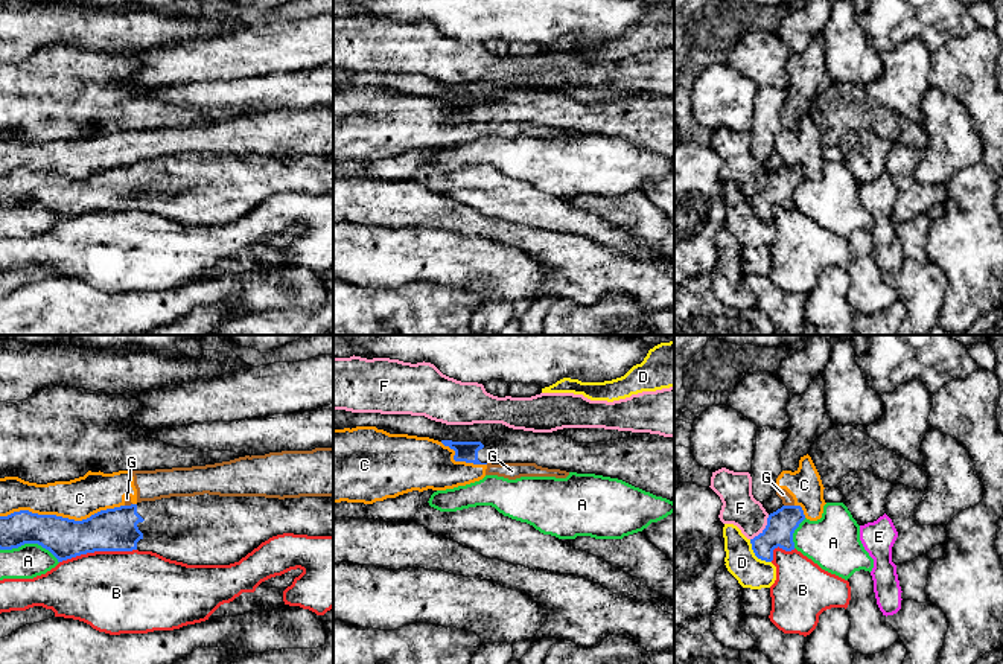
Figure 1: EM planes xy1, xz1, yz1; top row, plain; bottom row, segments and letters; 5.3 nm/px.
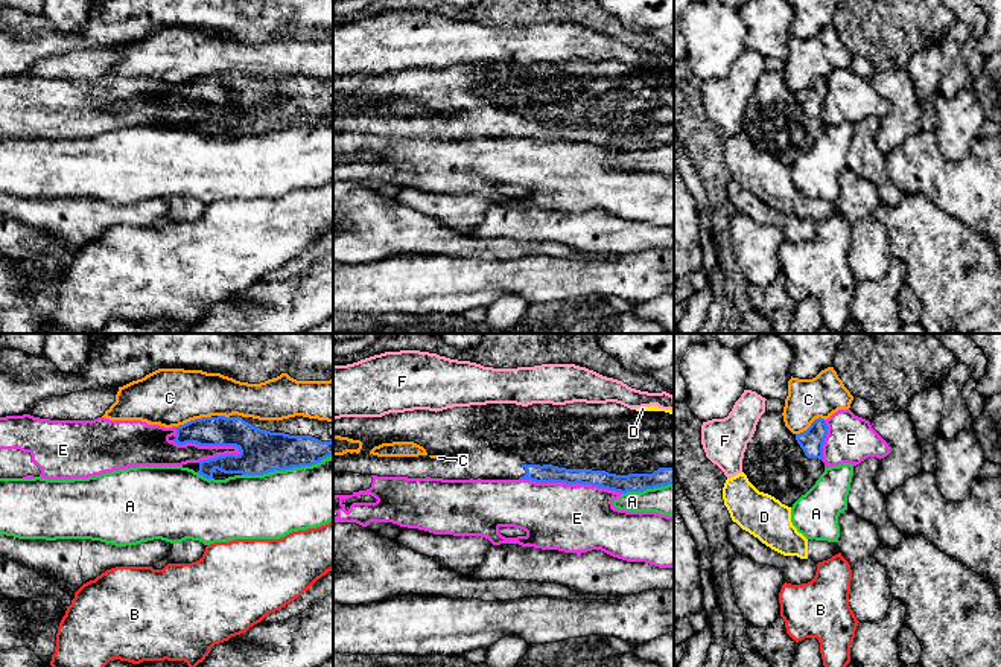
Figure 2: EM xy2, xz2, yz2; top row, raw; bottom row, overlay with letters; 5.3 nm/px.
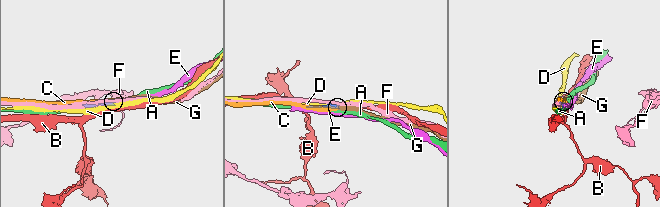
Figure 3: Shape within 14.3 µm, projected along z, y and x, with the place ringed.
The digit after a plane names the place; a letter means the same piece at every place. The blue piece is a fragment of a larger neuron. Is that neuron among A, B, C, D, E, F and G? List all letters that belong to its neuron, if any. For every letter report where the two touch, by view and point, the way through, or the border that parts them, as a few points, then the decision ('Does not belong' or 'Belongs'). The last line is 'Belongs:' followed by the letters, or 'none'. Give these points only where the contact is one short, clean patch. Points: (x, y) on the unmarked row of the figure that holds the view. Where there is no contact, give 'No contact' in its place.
A: Touches blue at xy2 (286, 127). Does not belong
B: Touches blue at xy1 (98, 209). Does not belong
C: Touches blue at xy1 (61, 175). Does not belong
D: Touches blue at yz1 (755, 213). Does not belong
E: Touches blue at xy2 (207, 104). Does not belong
F: Touches blue at yz1 (764, 188). Does not belong
G: Touches blue at yz1 (789, 165). Boundary: yz1 (784, 163), (793, 165). Does not belong
Belongs: none

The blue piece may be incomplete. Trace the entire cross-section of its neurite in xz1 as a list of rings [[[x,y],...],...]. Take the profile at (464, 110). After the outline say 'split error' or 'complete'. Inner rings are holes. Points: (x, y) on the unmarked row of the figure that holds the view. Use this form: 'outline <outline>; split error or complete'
outline [[[513,88],[501,96],[484,97],[482,101],[441,99],[441,102],[455,110],[455,120],[473,123],[536,122],[548,128],[595,132],[622,139],[674,161],[674,96],[642,91],[638,96],[578,102],[571,96],[556,91]]]; split error

